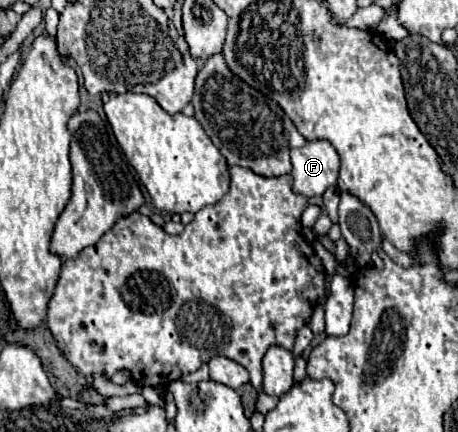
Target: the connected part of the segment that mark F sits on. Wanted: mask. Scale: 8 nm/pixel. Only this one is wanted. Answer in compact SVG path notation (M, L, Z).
M325 139L309 141L305 147L291 149L293 163L293 191L305 197L323 195L323 191L337 183L339 155Z

